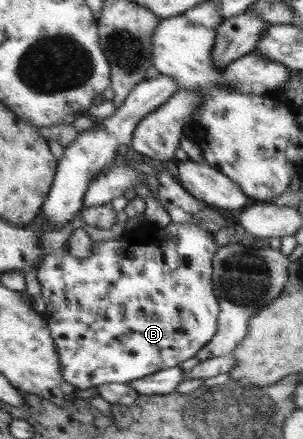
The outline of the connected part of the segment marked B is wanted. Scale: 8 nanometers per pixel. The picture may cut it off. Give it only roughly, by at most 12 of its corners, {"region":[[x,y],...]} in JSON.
{"region":[[169,222],[38,267],[78,390],[217,332],[215,234]]}

